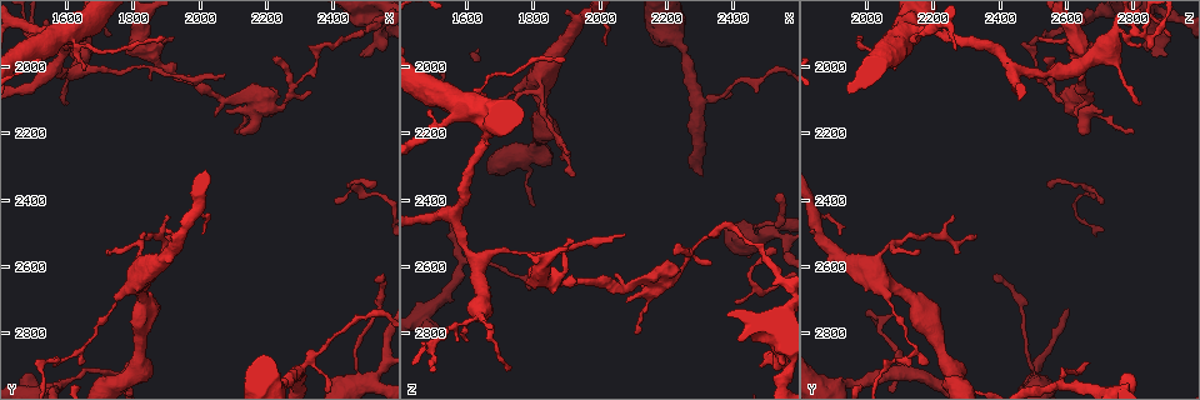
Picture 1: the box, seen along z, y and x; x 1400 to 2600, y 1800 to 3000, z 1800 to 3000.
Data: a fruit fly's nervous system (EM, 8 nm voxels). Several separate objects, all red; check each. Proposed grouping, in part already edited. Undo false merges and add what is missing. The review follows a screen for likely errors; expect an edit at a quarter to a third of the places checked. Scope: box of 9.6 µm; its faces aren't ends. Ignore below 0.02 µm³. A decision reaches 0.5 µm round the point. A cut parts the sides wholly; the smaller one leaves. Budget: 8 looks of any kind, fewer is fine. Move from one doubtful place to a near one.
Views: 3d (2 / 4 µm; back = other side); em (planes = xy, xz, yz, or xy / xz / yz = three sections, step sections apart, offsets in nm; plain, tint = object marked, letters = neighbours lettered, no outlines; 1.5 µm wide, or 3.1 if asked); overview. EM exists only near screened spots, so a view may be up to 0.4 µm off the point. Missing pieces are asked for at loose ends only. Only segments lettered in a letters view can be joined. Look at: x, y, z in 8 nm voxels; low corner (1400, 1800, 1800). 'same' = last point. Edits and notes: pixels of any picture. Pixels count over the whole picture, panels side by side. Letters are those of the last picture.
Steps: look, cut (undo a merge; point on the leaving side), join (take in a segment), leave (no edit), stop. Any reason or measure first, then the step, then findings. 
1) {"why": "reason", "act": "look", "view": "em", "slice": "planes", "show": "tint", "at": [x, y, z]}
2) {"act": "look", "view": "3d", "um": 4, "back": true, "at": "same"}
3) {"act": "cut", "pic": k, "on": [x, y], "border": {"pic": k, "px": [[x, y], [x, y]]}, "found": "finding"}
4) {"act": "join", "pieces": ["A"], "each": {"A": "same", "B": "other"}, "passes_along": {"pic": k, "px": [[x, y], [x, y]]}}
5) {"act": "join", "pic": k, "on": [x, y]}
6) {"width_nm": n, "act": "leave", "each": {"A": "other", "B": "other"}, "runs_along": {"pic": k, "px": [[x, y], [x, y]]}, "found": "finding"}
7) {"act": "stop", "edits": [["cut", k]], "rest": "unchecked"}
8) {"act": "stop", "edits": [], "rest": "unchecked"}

{"why": "an open end", "act": "look", "view": "3d", "um": 2, "at": [1780, 2890, 2660]}

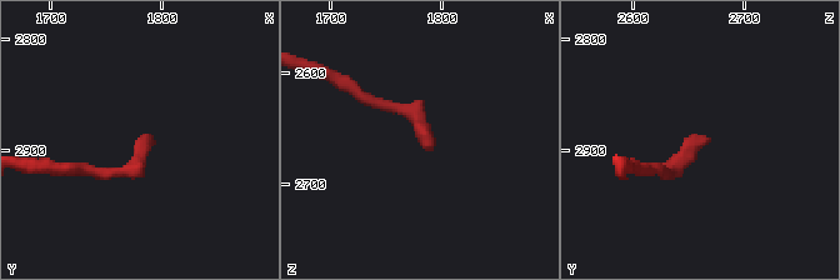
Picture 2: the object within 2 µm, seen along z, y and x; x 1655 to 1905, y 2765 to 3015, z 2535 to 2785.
{"why": "now the EM", "act": "look", "view": "em", "slice": "planes", "show": "letters", "at": [1788, 2890, 2670]}

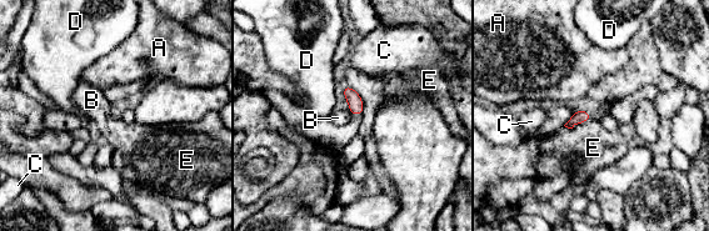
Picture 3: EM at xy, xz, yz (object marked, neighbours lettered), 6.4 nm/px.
{"width_nm": 80, "act": "leave", "each": {"A": "other", "B": "other", "C": "other", "D": "other", "E": "other"}, "border": {"pic": 3, "px": [[592, 117], [572, 127], [564, 126]]}, "found": "no lettered segment goes on from it"}

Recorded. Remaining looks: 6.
{"why": "tapers out", "act": "look", "view": "em", "slice": "planes", "show": "letters", "at": [2110, 2200, 2800]}

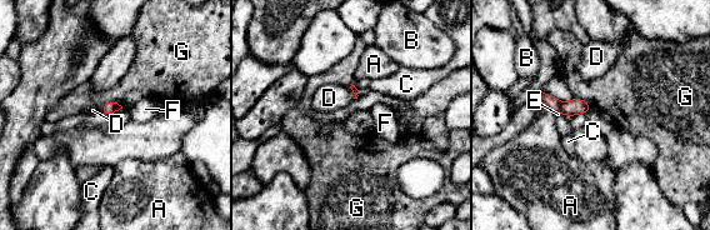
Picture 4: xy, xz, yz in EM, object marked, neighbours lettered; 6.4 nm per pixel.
{"act": "leave", "each": {"A": "other", "B": "other", "C": "other", "D": "other", "E": "other", "F": "other", "G": "other"}, "border": {"pic": 4, "px": [[123, 106], [106, 101], [100, 109]]}, "found": "none of them fits"}

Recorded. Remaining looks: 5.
{"why": "an open end", "act": "look", "view": "em", "slice": "planes", "show": "letters", "at": [2480, 1970, 2900]}

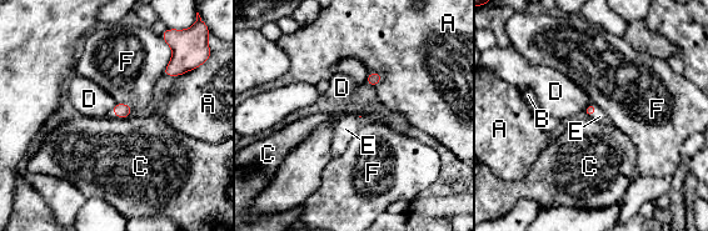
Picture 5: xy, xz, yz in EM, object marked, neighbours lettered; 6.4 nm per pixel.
{"act": "join", "pieces": ["E"], "each": {"A": "other", "B": "other", "C": "other", "D": "other", "E": "same", "F": "other"}, "passes_along": {"pic": 5, "px": [[589, 110], [594, 111], [599, 116]]}, "found": "it goes on there"}

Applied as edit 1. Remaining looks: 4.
{"act": "stop", "edits": [["join", 5]], "rest": "unchecked"}

